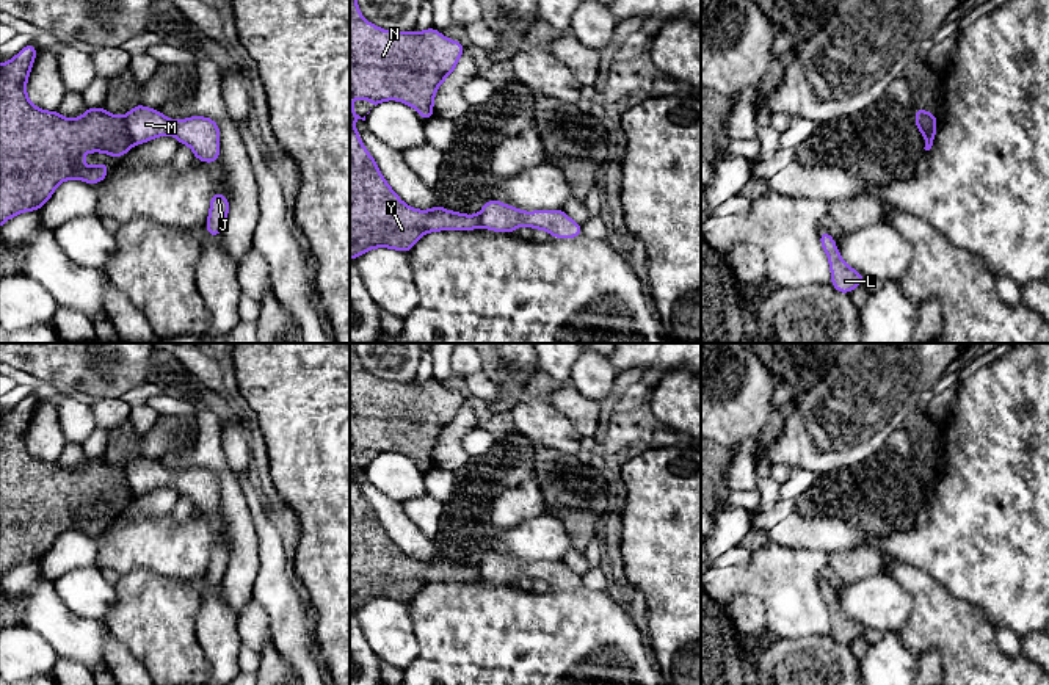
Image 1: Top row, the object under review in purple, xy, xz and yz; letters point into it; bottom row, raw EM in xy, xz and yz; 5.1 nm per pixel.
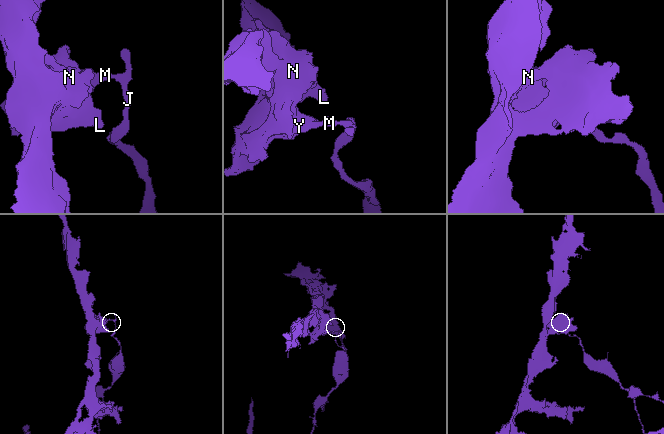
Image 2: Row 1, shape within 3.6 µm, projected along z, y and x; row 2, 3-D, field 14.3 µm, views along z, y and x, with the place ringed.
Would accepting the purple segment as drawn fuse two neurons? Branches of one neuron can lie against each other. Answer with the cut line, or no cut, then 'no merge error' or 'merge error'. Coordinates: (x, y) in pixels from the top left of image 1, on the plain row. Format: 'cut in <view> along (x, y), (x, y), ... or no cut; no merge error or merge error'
cut in xy along (123, 469), (132, 496); merge error

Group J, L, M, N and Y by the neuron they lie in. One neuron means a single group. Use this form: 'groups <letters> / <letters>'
groups J M / L N Y

